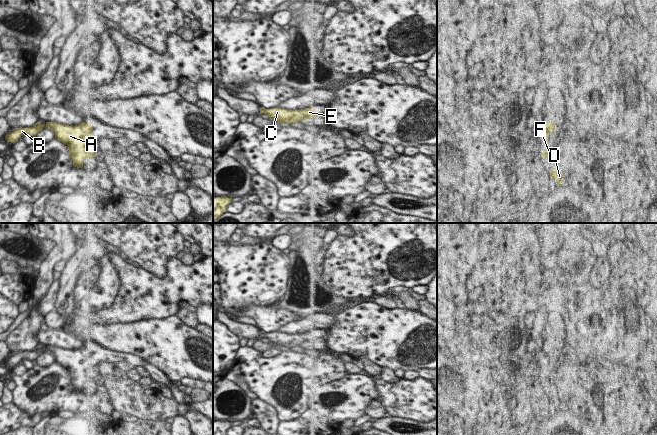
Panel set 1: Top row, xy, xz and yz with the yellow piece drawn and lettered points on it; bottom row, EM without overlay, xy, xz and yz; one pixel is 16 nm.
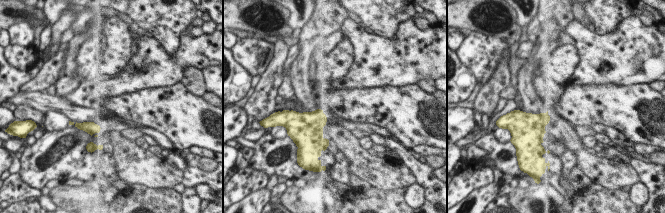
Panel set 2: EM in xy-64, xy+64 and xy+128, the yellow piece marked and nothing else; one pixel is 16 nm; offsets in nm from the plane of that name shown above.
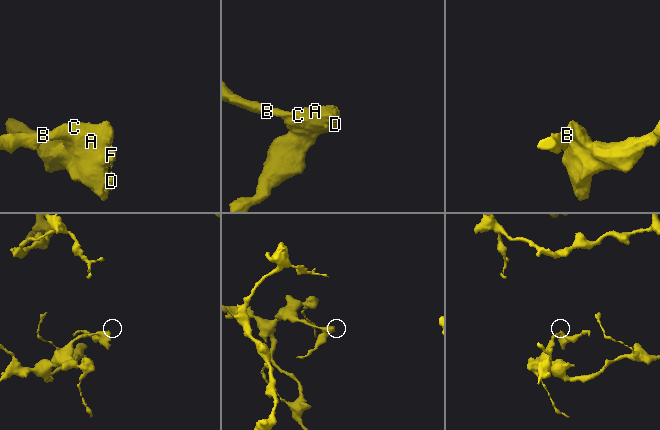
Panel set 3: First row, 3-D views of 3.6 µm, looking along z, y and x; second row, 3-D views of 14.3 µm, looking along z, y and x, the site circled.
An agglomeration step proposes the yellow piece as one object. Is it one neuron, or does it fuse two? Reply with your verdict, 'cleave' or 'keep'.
keep

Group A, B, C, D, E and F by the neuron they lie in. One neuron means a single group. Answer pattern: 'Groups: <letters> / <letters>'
Groups: A B C D E F

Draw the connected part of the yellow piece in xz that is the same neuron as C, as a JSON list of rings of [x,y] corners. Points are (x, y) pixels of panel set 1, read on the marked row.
[[[260,108],[260,114],[266,114],[273,121],[279,121],[286,125],[297,123],[301,119],[309,121],[312,117],[316,116],[314,108],[304,108],[301,110],[288,110],[284,108]]]

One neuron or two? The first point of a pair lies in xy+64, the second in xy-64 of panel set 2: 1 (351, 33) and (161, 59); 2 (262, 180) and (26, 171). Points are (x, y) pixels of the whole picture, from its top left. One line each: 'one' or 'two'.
1: one
2: two

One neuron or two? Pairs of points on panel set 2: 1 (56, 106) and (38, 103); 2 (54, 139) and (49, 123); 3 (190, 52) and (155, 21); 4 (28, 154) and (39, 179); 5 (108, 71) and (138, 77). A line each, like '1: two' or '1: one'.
1: one
2: two
3: two
4: one
5: two

